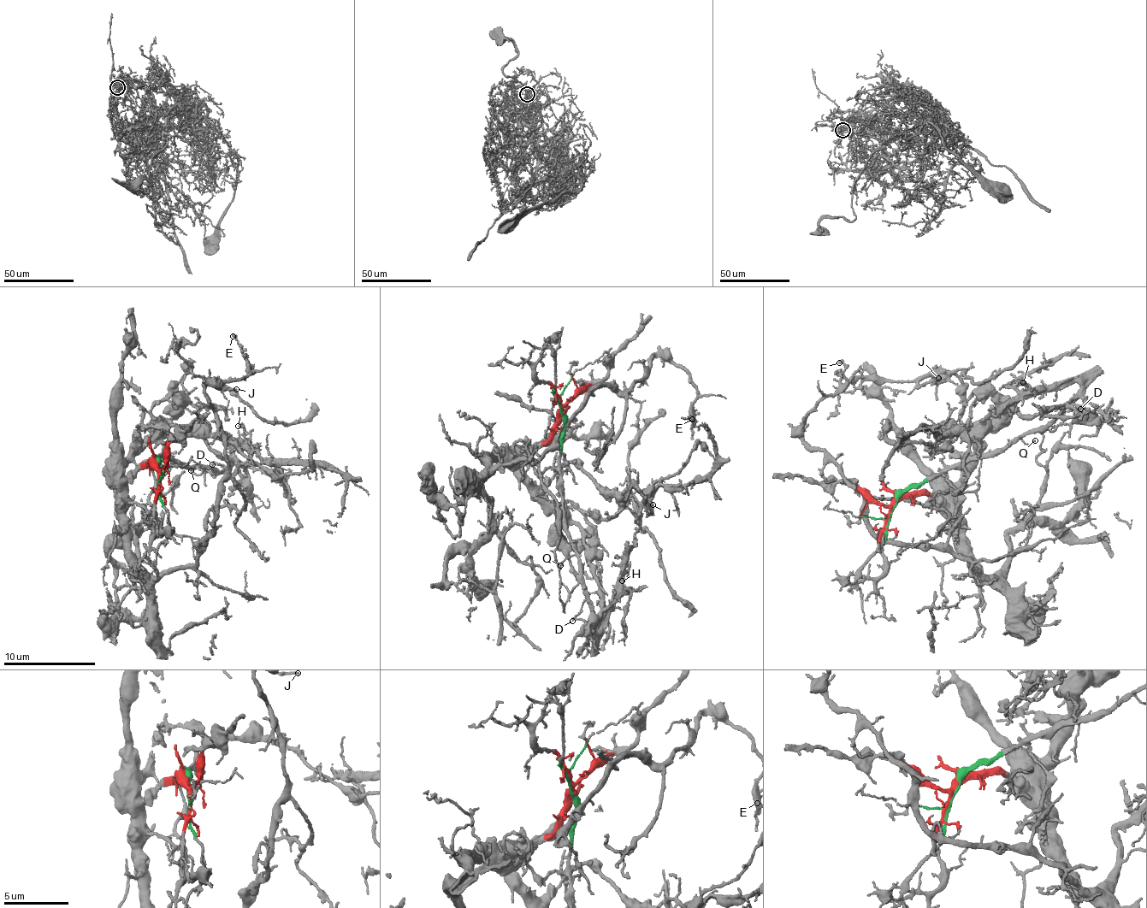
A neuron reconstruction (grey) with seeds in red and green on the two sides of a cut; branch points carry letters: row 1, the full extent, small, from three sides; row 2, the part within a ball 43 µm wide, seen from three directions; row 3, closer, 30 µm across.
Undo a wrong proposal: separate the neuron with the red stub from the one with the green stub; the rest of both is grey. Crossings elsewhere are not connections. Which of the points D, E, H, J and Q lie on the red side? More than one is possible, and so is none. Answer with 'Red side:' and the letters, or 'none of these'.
Red side: E, J

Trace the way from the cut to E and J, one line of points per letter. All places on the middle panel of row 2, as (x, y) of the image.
E: (561, 410), (544, 443), (485, 461), (537, 459), (586, 394), (630, 388), (655, 354), (688, 374), (692, 419)
J: (561, 410), (523, 451), (530, 486), (602, 517), (618, 512), (625, 480), (635, 509), (653, 504)

